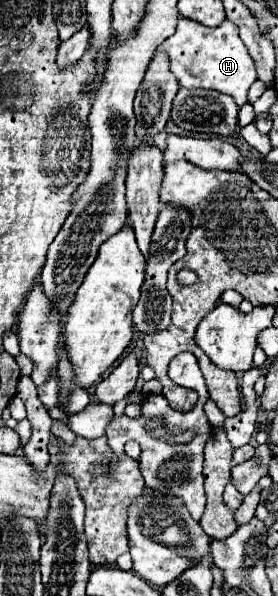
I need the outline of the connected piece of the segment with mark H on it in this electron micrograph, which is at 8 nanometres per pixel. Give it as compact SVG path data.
M178 18L176 32L166 38L158 50L170 56L170 70L184 88L212 88L222 94L230 94L238 106L244 106L248 100L248 88L256 82L254 62L240 40L238 26L224 20L216 28L202 26L190 18Z

